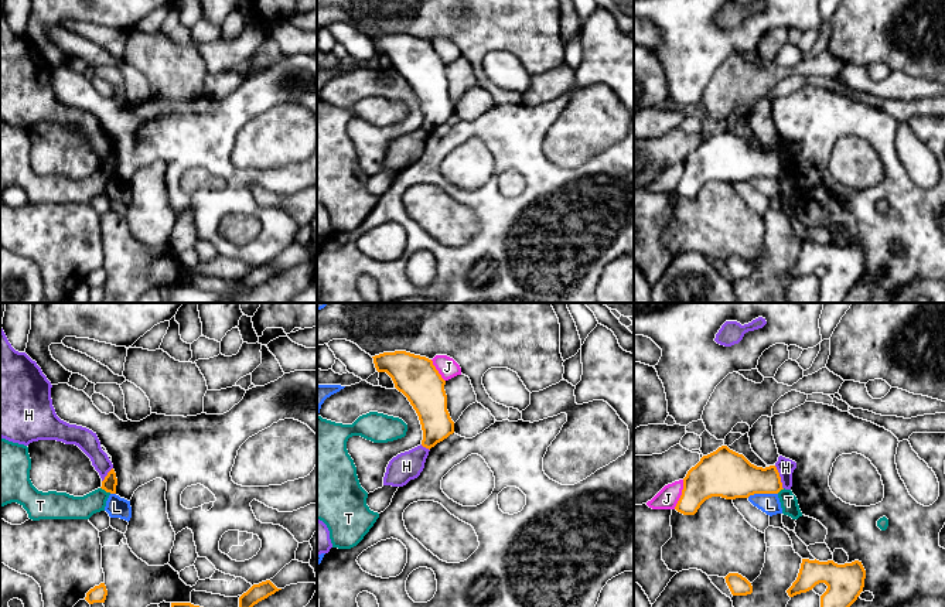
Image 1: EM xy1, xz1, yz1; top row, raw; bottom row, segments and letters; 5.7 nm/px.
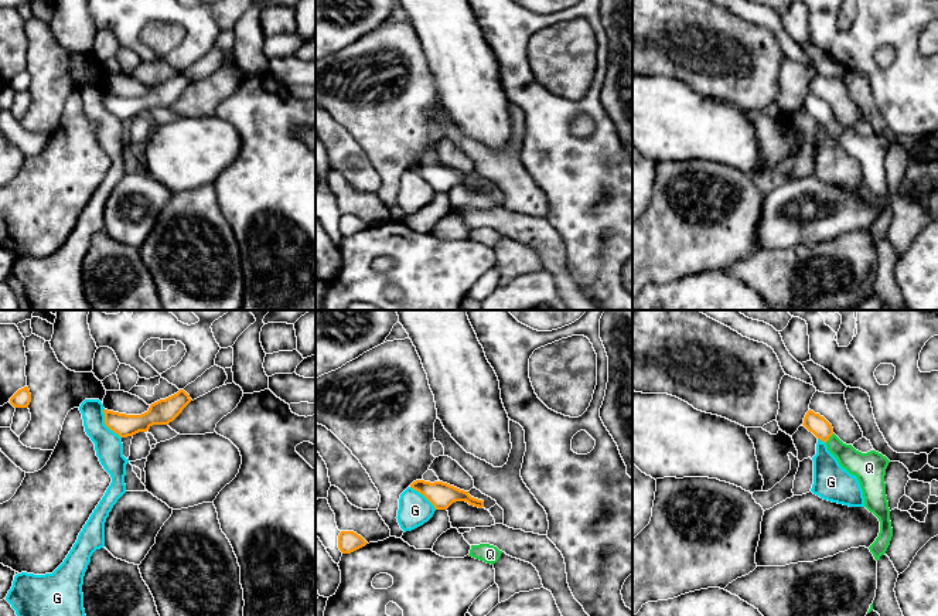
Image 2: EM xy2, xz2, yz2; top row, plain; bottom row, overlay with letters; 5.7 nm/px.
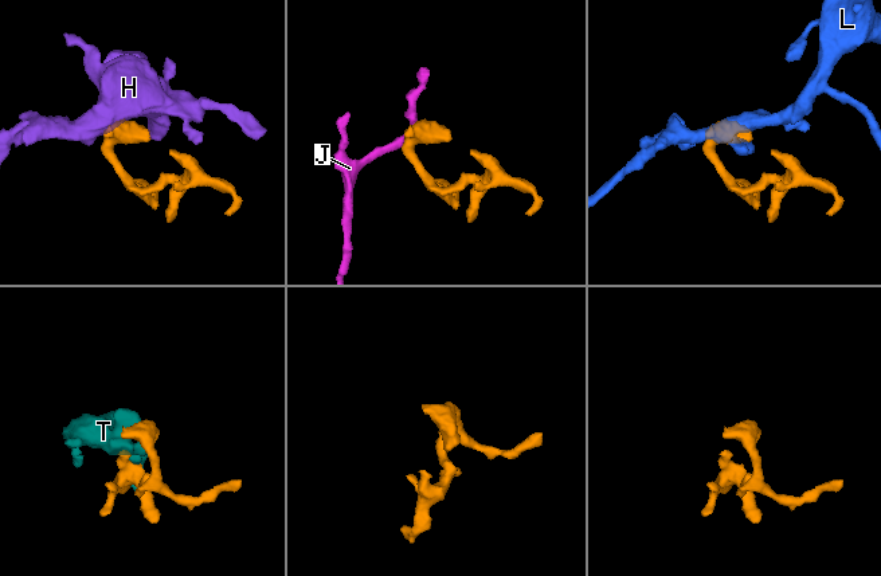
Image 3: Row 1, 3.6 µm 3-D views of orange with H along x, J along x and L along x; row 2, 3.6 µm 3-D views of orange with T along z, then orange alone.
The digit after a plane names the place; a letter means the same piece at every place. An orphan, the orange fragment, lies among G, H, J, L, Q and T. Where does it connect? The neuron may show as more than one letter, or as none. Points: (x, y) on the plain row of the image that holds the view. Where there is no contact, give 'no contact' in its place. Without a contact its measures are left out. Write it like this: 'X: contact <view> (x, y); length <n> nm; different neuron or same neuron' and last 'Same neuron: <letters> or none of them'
G: contact xy2 (105, 106); length 200 nm; different neuron
H: contact yz1 (780, 160); length 140 nm; different neuron
J: contact yz1 (682, 177); length 180 nm; different neuron
L: contact yz1 (761, 176); length 180 nm; different neuron
Q: contact yz2 (829, 119); length 80 nm; same neuron
T: contact xy1 (106, 174); length 70 nm; different neuron
Same neuron: Q

